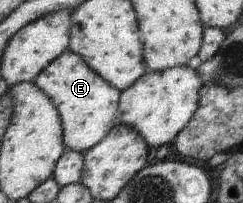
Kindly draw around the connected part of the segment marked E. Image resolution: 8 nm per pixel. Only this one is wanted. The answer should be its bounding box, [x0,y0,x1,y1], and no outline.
[34,50,122,154]

